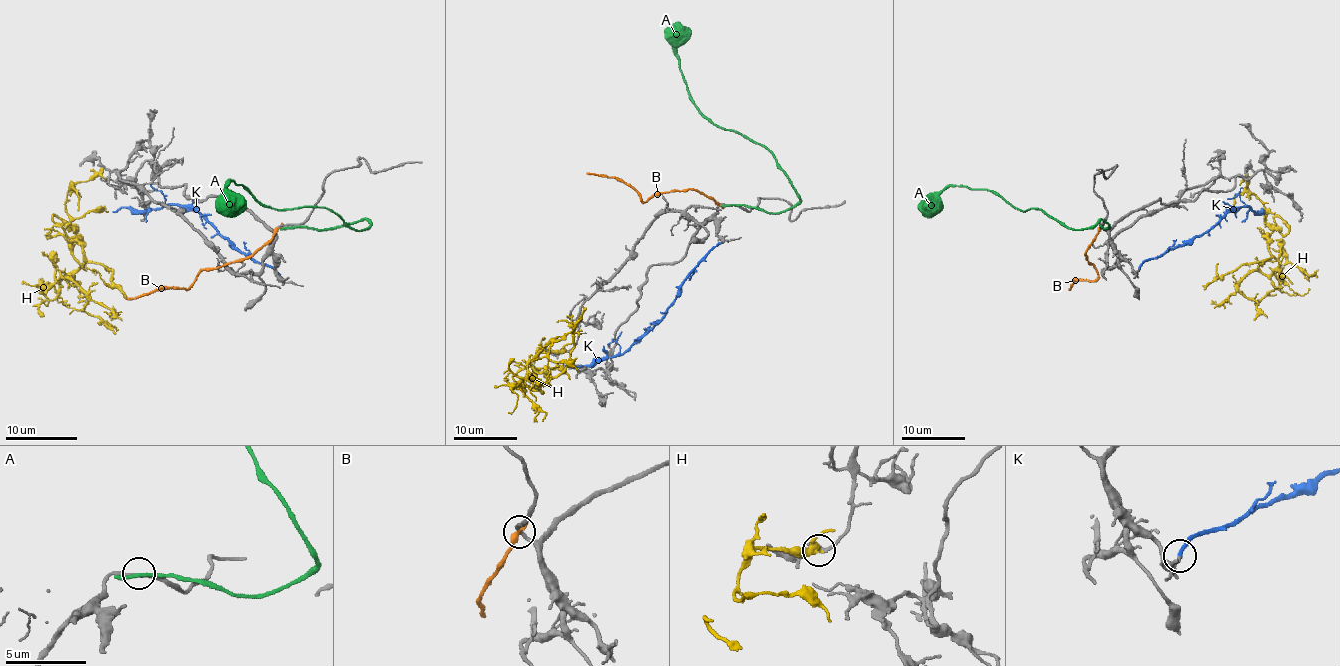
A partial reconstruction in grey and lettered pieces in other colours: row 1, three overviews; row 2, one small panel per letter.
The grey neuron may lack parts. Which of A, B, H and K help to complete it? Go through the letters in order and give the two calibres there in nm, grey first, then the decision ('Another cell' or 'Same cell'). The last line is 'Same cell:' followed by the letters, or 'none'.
A: Thickness 190 nm (grey) against 240 nm. Another cell
B: Thickness 200 nm (grey) against 440 nm. Another cell
H: Thickness 220 nm (grey) against 320 nm. Another cell
K: Thickness 190 nm (grey) against 280 nm. Same cell
Same cell: K

